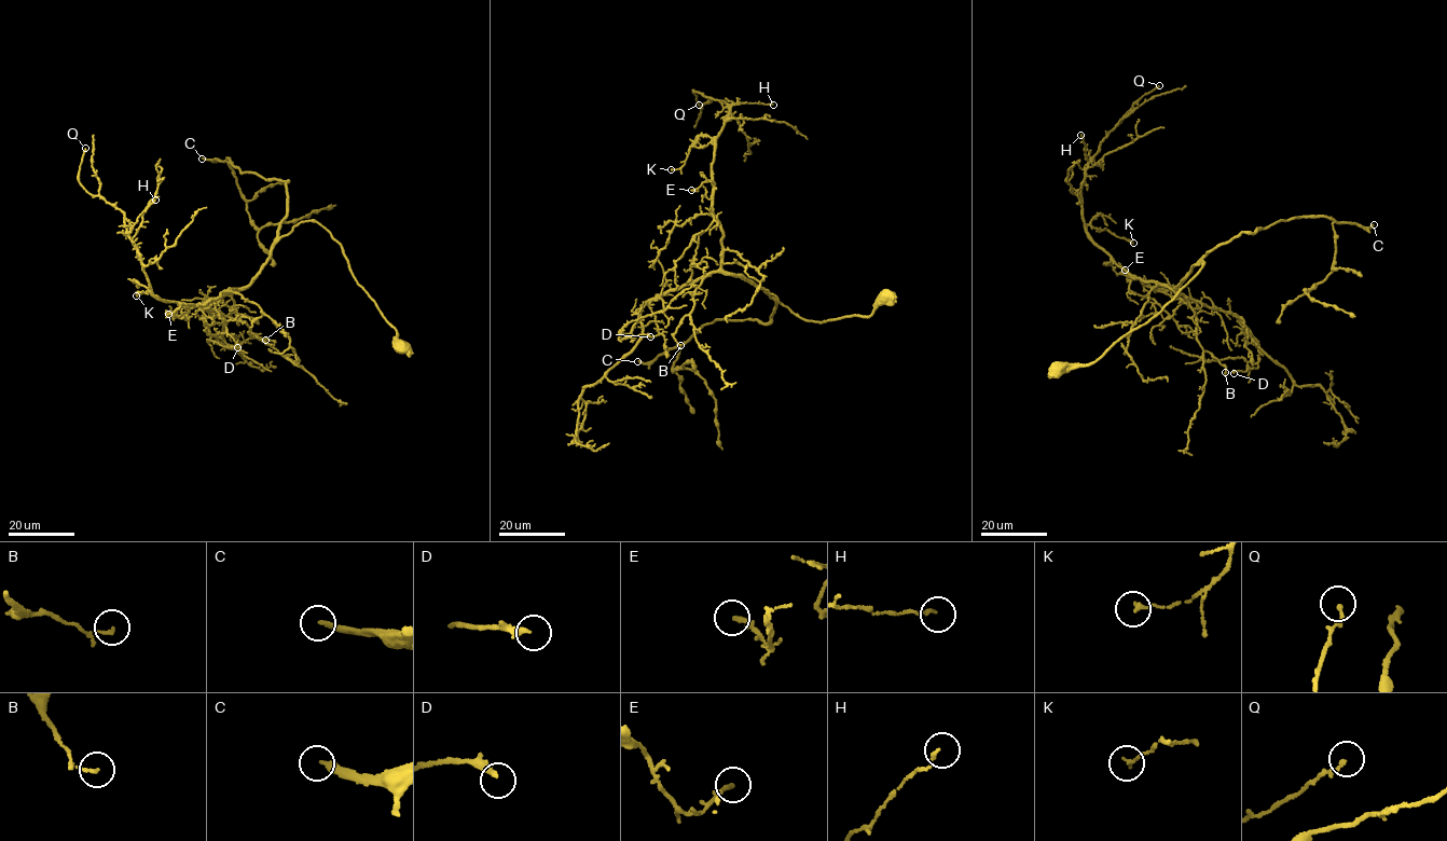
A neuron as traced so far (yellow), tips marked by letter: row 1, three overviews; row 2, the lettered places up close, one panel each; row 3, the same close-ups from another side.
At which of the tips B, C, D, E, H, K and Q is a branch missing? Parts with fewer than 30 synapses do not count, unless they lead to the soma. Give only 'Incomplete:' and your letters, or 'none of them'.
Incomplete: C

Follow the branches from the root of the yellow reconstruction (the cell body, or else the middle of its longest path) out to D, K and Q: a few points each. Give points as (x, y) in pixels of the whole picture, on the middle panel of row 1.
D: (887, 297), (868, 316), (808, 321), (765, 289), (713, 272), (652, 298), (630, 332), (619, 334), (650, 336)
K: (887, 297), (868, 316), (800, 318), (721, 269), (714, 139), (671, 169)
Q: (887, 297), (868, 316), (808, 321), (722, 270), (711, 168), (731, 111), (693, 91), (699, 105)

